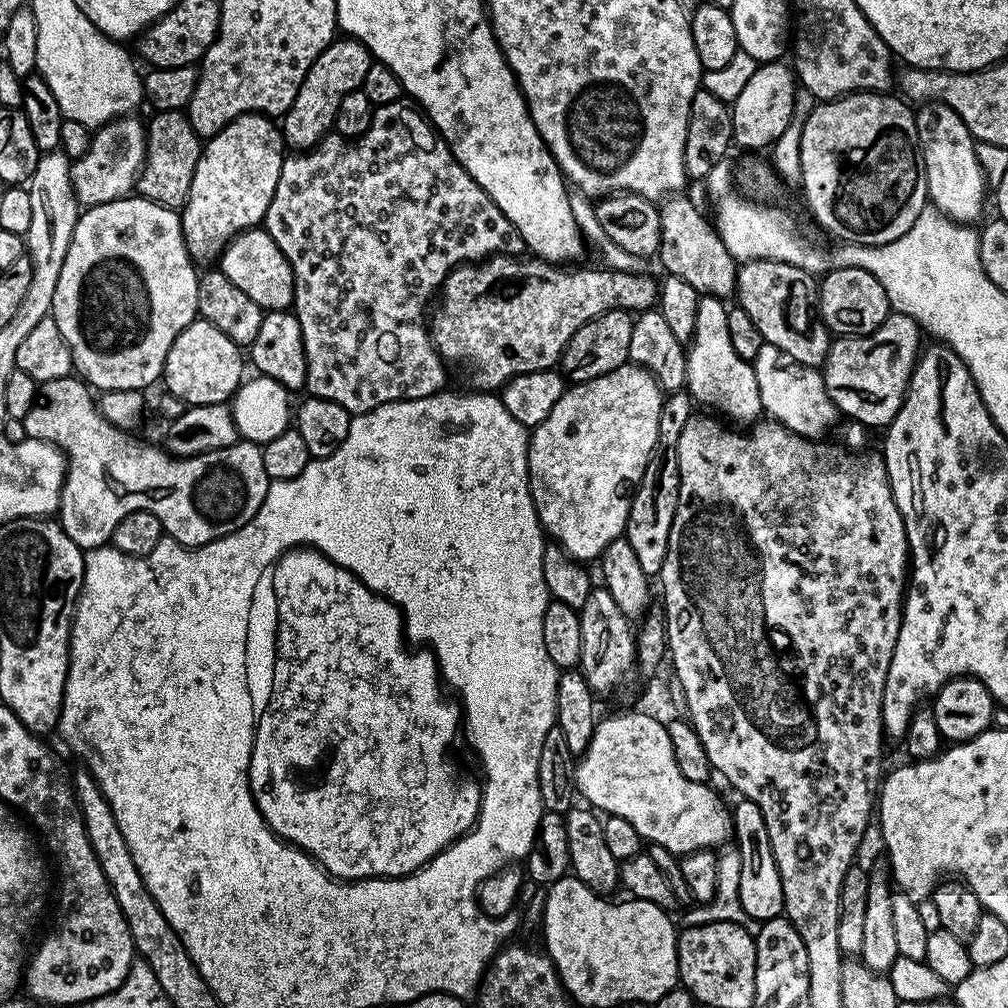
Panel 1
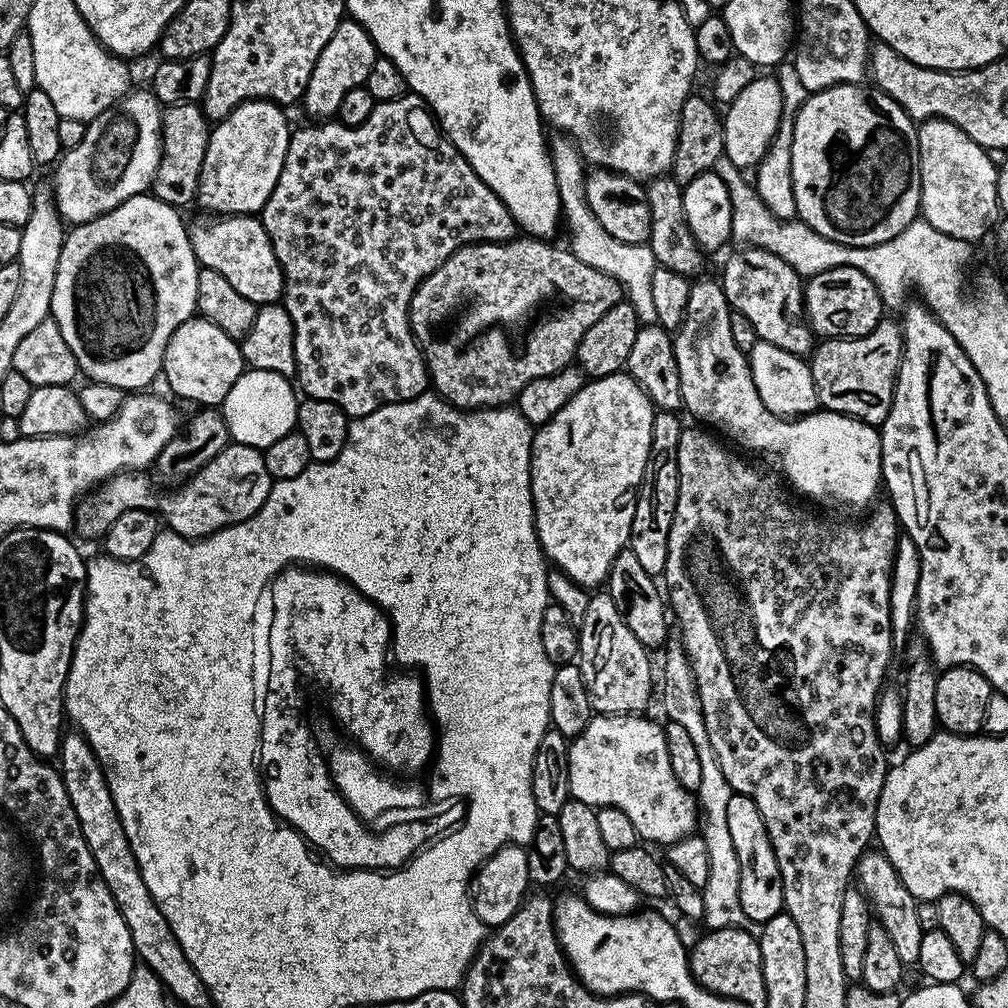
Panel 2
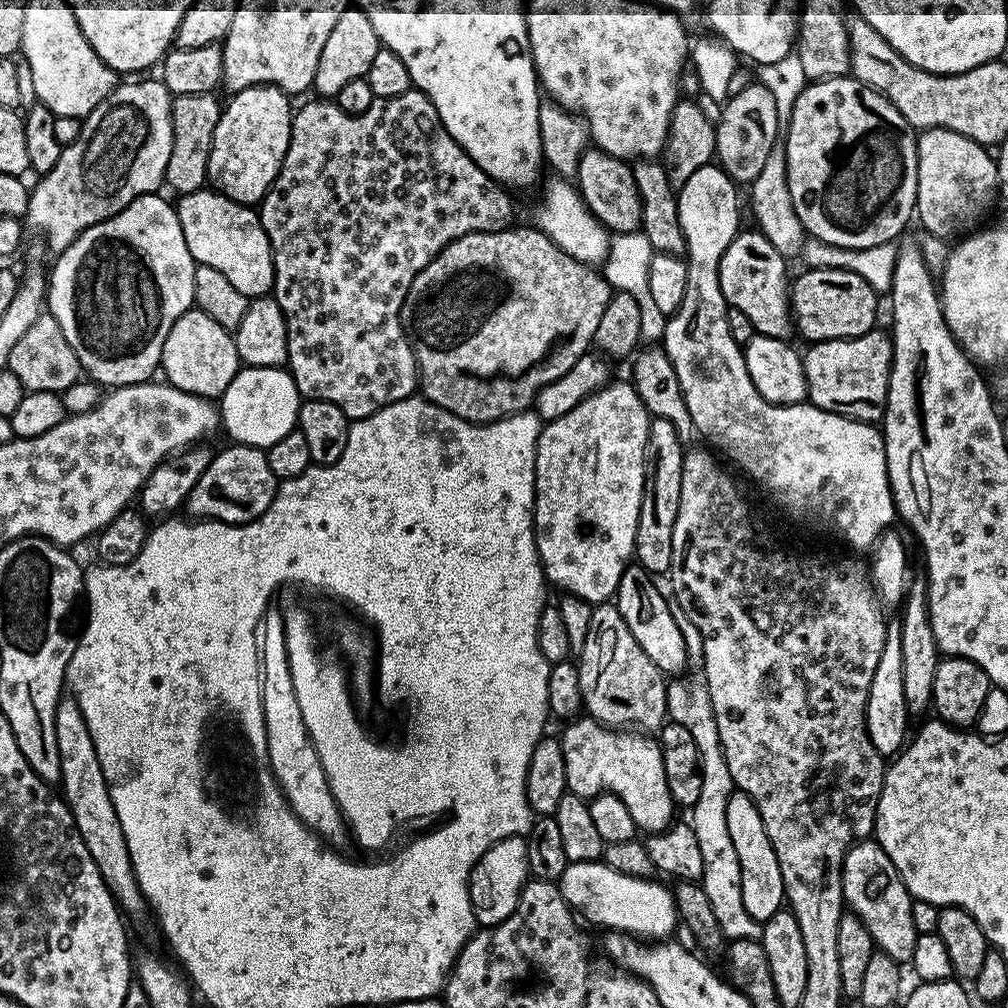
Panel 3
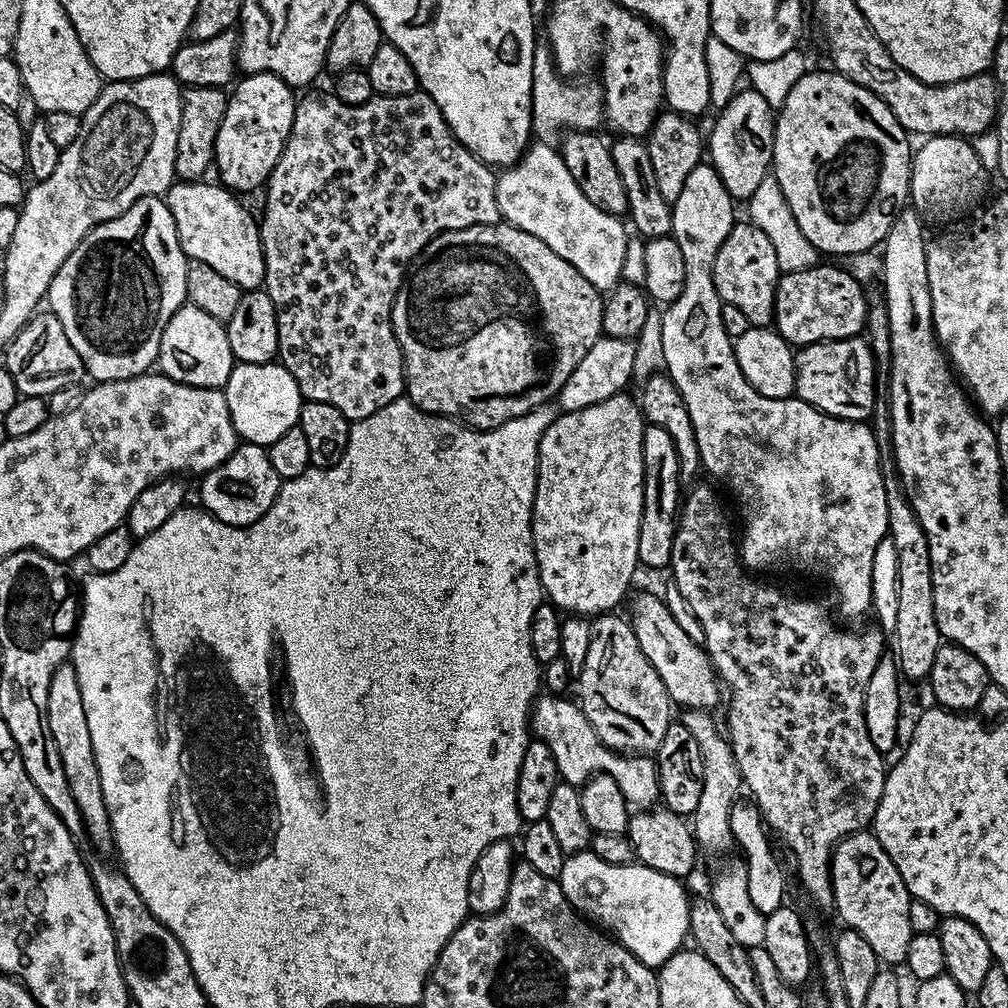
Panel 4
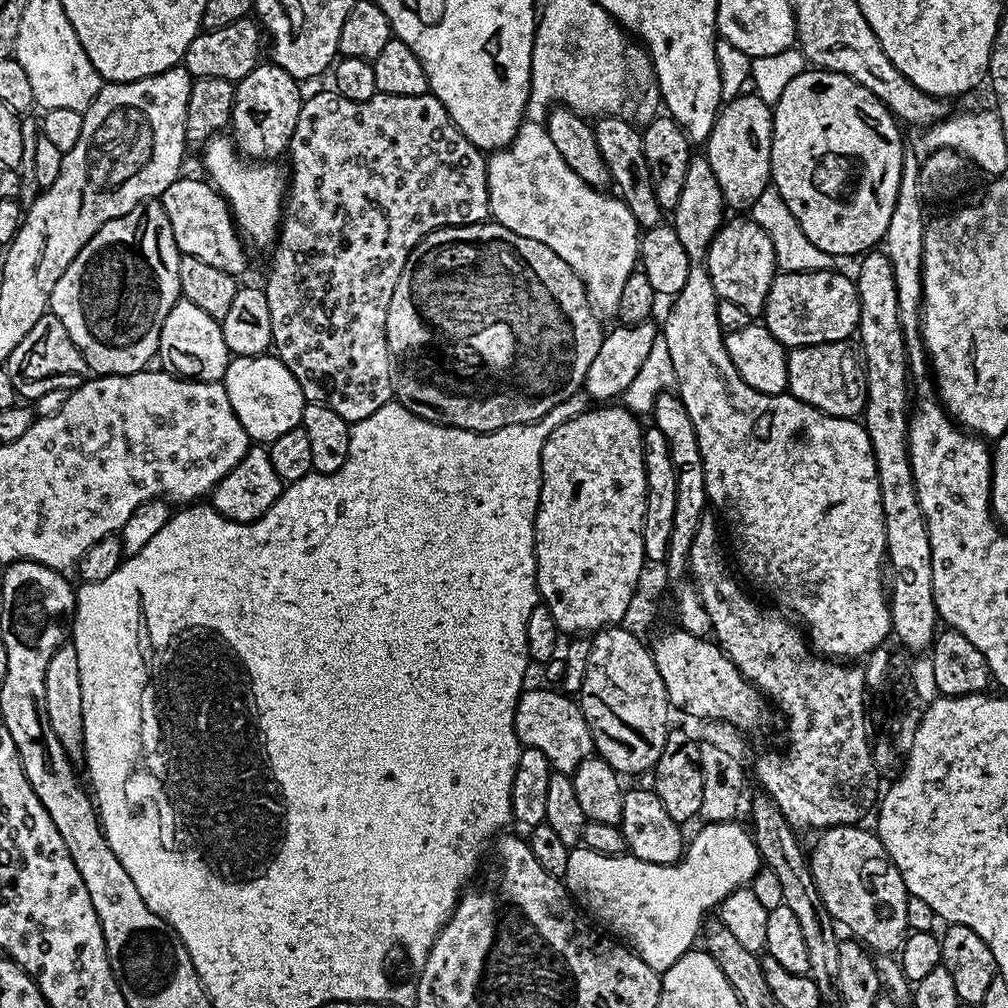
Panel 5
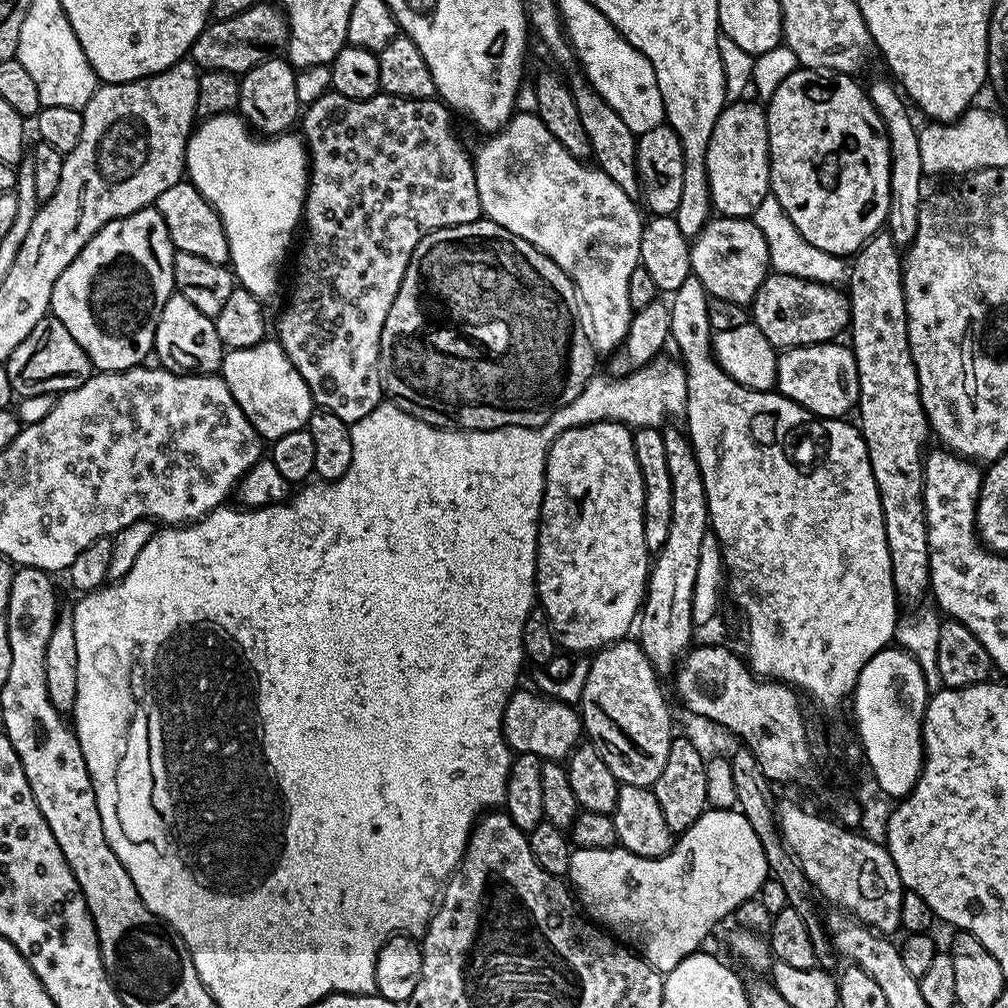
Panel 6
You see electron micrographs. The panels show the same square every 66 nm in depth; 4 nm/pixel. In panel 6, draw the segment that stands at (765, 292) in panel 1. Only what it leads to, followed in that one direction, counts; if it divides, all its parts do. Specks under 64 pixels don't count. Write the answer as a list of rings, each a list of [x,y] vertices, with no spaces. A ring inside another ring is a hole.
[[[721,216],[709,219],[708,225],[703,228],[698,235],[691,241],[692,245],[692,275],[698,278],[698,282],[702,282],[702,286],[707,290],[709,297],[717,296],[718,298],[726,298],[726,302],[738,302],[745,306],[751,305],[752,299],[758,294],[758,288],[762,286],[762,282],[770,274],[770,261],[768,259],[768,247],[766,246],[766,238],[762,238],[762,230],[758,230],[755,219],[745,218],[743,216]]]

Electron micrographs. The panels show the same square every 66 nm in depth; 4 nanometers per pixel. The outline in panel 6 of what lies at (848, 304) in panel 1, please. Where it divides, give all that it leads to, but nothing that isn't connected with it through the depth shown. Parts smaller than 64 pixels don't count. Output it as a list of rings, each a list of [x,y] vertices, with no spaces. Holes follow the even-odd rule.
[[[777,271],[765,278],[750,305],[751,323],[766,334],[777,350],[835,341],[839,337],[836,335],[849,327],[851,318],[852,308],[848,305],[848,297],[839,287]]]

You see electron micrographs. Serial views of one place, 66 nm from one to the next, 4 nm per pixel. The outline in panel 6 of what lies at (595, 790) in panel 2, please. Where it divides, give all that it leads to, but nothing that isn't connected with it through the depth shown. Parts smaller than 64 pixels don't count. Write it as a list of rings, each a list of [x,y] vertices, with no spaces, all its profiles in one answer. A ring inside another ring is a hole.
[[[517,690],[504,707],[504,741],[513,753],[534,754],[545,762],[564,762],[582,740],[579,711],[571,704],[553,700],[539,691]]]

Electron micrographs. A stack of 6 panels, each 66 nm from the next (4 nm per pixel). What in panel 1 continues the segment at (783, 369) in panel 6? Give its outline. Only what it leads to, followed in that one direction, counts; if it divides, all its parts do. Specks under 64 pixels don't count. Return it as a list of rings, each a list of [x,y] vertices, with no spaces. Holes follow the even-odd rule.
[[[889,311],[888,317],[874,330],[865,336],[841,336],[833,339],[828,345],[828,357],[824,359],[822,371],[826,394],[834,402],[837,413],[841,417],[849,416],[849,421],[864,425],[865,429],[883,429],[892,423],[902,406],[904,396],[908,392],[908,383],[916,368],[916,361],[922,351],[922,329],[919,324],[901,312]]]

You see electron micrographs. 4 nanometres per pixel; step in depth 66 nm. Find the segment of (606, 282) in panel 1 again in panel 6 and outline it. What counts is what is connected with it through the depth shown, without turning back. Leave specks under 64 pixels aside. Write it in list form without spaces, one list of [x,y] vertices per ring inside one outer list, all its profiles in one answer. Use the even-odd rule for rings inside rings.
[[[481,218],[469,224],[459,224],[453,228],[439,228],[422,238],[406,266],[402,286],[398,286],[398,298],[386,314],[386,326],[382,326],[380,343],[380,376],[384,380],[384,395],[398,410],[414,414],[422,422],[435,428],[459,428],[470,432],[485,432],[495,428],[522,426],[541,428],[566,402],[574,402],[578,394],[593,376],[597,375],[598,353],[592,347],[590,338],[584,333],[581,317],[578,315],[578,297],[572,279],[565,274],[562,266],[554,262],[542,250],[530,246],[526,238],[502,230],[494,221]]]

